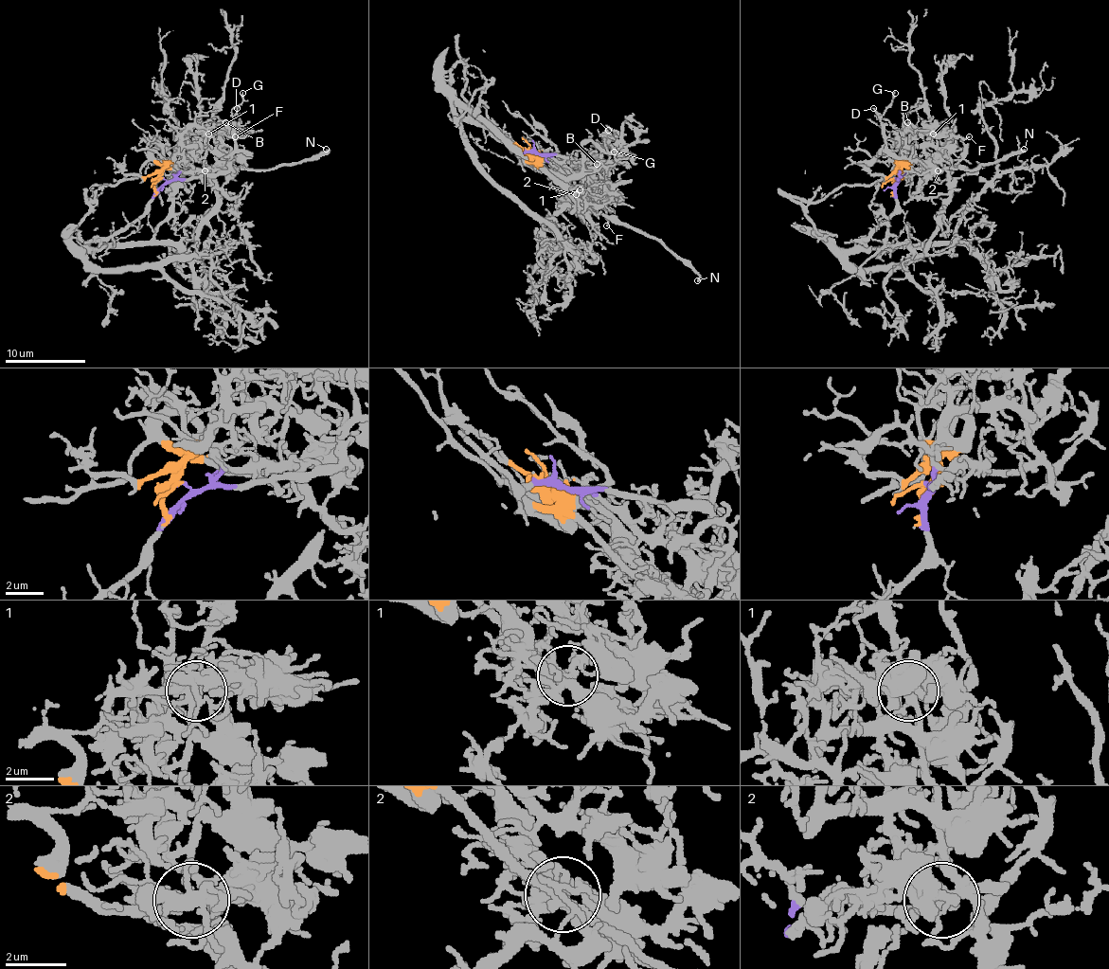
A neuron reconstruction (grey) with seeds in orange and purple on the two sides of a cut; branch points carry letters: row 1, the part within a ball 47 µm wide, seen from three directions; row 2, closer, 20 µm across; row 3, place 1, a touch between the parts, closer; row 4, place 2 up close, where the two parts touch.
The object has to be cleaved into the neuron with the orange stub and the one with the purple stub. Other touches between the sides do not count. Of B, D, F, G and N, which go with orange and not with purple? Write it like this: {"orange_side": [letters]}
{"orange_side": ["B", "F", "N"]}

